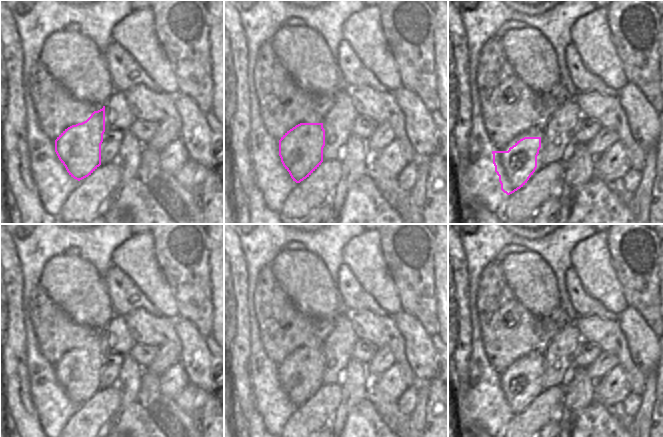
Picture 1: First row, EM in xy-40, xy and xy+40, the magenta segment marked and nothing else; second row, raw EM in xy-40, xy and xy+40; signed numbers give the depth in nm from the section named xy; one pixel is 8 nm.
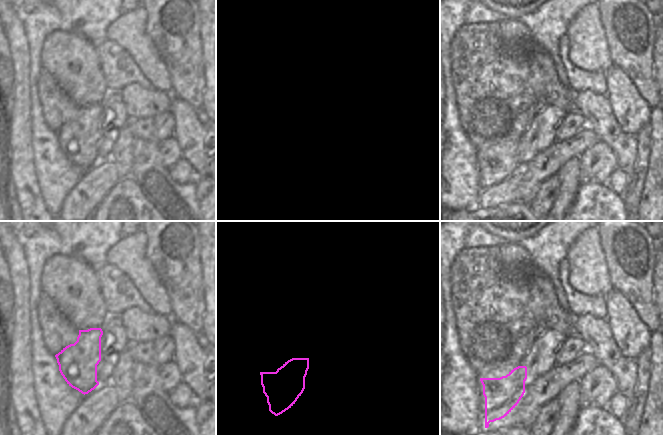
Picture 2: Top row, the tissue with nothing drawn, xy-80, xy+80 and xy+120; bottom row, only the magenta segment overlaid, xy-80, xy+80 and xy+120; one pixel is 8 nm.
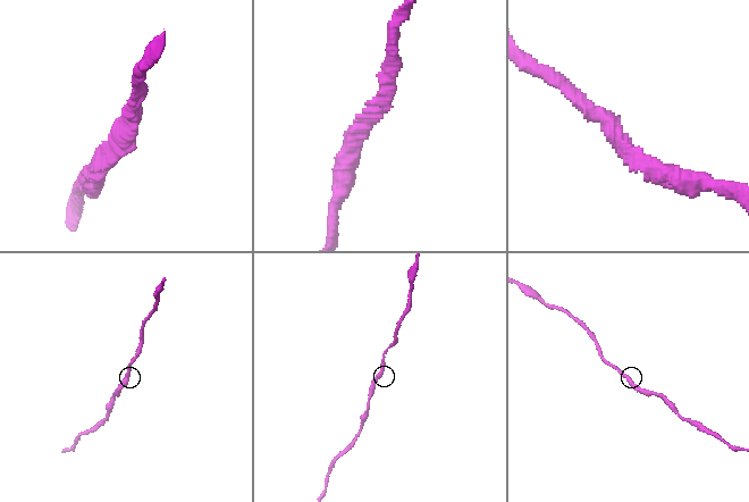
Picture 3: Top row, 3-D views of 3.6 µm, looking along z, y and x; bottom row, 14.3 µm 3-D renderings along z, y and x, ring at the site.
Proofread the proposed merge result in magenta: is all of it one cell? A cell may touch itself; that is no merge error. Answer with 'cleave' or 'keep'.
keep

